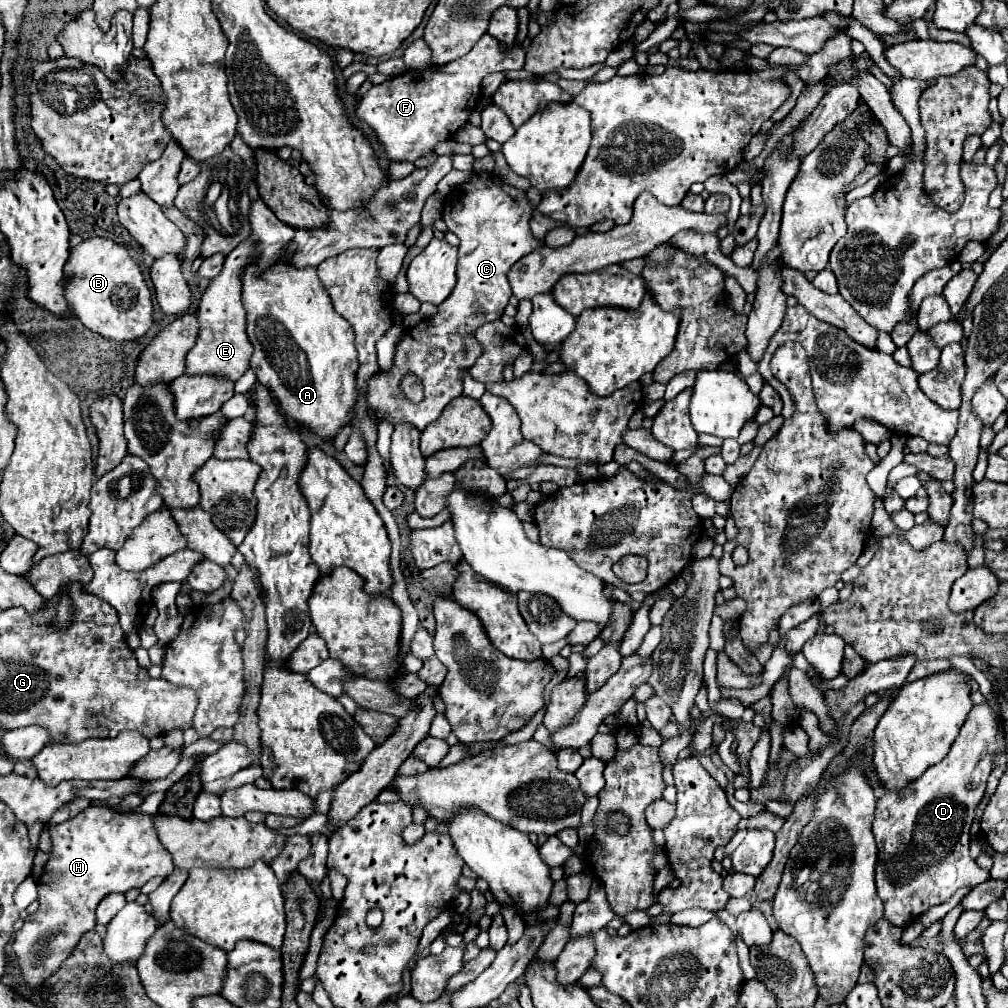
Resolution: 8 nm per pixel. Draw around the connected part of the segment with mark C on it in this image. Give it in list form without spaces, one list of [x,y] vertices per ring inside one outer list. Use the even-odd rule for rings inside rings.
[[[473,174],[467,184],[453,188],[443,202],[443,222],[449,232],[459,238],[459,262],[457,262],[457,286],[451,296],[437,306],[437,314],[421,320],[415,328],[407,330],[397,346],[395,364],[389,374],[379,372],[371,380],[367,402],[377,418],[389,418],[393,424],[407,420],[423,430],[437,420],[443,408],[461,394],[461,370],[475,364],[481,348],[475,340],[475,330],[485,322],[501,318],[503,308],[511,296],[507,280],[509,268],[533,252],[541,244],[529,230],[533,204],[525,190],[505,184],[495,174]],[[413,372],[425,386],[425,398],[419,404],[411,404],[401,394],[399,382],[403,374]]]

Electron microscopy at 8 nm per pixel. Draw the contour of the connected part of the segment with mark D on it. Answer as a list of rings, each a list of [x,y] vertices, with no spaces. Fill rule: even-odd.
[[[987,702],[981,706],[973,706],[967,714],[965,724],[961,726],[959,736],[951,744],[949,754],[941,762],[927,768],[915,782],[907,784],[905,788],[893,792],[887,790],[877,800],[873,820],[873,834],[879,848],[875,884],[877,894],[885,904],[885,920],[889,924],[899,928],[909,926],[931,906],[947,902],[959,888],[973,888],[989,880],[989,872],[979,868],[969,856],[969,828],[973,824],[975,804],[981,800],[987,786],[987,778],[991,774],[991,754],[999,746],[1003,746],[1003,738],[999,738],[999,728],[999,718],[993,716]]]

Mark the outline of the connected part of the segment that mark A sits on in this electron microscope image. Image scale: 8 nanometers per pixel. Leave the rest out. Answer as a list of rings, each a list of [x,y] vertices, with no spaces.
[[[289,242],[283,248],[279,260],[263,272],[257,274],[255,262],[249,262],[249,266],[243,268],[241,282],[243,306],[247,312],[247,336],[255,348],[251,356],[251,368],[257,376],[257,382],[275,392],[283,412],[289,418],[309,426],[321,438],[333,438],[341,430],[341,426],[349,424],[351,404],[355,404],[355,372],[359,368],[353,344],[355,334],[351,332],[347,320],[343,320],[335,312],[331,296],[323,288],[323,282],[319,280],[315,266],[293,268],[293,264],[287,260],[291,252],[295,252],[295,242]]]

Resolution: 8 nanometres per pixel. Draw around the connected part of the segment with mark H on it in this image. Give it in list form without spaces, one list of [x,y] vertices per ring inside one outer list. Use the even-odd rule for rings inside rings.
[[[89,806],[73,820],[59,826],[49,826],[49,832],[53,838],[53,848],[47,872],[39,880],[39,908],[35,914],[29,914],[25,918],[25,924],[15,934],[13,942],[13,950],[21,966],[21,980],[29,988],[41,986],[47,980],[47,976],[51,976],[51,972],[55,972],[55,968],[59,968],[59,964],[71,954],[71,948],[75,948],[75,944],[79,942],[79,936],[95,928],[95,908],[103,896],[111,892],[125,894],[131,888],[141,888],[147,880],[155,876],[165,878],[173,872],[171,854],[161,846],[161,840],[157,840],[151,814],[119,814],[111,808]]]

